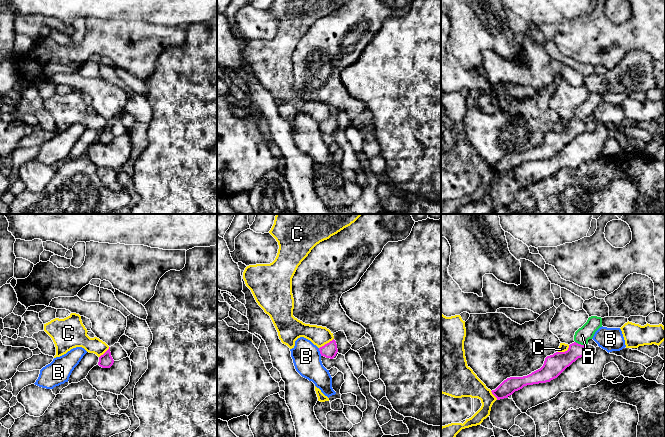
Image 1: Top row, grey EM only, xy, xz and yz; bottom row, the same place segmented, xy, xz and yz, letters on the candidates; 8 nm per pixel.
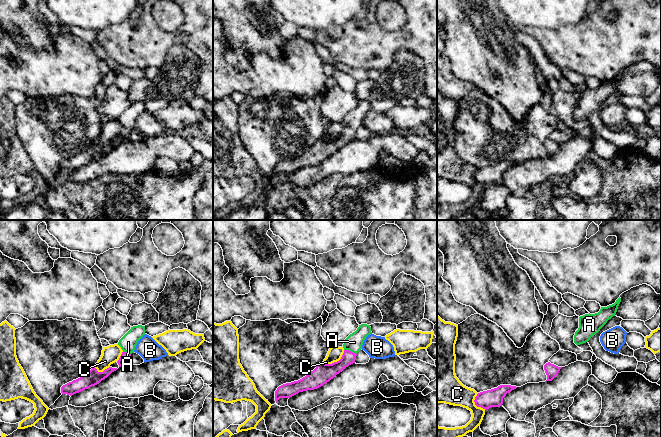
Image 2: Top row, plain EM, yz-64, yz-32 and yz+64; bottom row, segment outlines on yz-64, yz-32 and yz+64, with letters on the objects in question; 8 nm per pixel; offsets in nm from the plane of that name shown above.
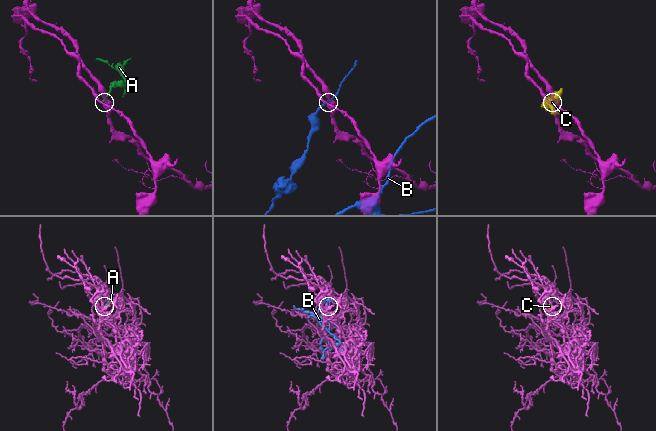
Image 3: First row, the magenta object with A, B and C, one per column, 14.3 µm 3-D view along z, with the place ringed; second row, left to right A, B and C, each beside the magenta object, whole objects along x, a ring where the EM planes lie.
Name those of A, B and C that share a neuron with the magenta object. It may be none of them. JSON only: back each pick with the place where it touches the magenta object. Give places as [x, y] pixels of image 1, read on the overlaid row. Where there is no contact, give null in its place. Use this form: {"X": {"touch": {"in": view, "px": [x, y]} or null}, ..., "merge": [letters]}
{"A": {"touch": {"in": "yz", "px": [580, 344]}}, "merge": ["A"]}

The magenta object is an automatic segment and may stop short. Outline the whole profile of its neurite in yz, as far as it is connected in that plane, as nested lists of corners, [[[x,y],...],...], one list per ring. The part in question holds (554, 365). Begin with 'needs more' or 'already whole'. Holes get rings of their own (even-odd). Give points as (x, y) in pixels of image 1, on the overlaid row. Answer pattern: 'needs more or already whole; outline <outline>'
needs more; outline [[[591,316],[587,322],[579,328],[574,335],[574,343],[569,345],[565,352],[556,352],[545,358],[543,366],[523,377],[510,377],[504,380],[492,394],[497,400],[508,398],[515,391],[524,386],[546,383],[557,378],[567,367],[578,358],[585,356],[588,340],[592,339],[595,332],[602,327],[602,318]]]

